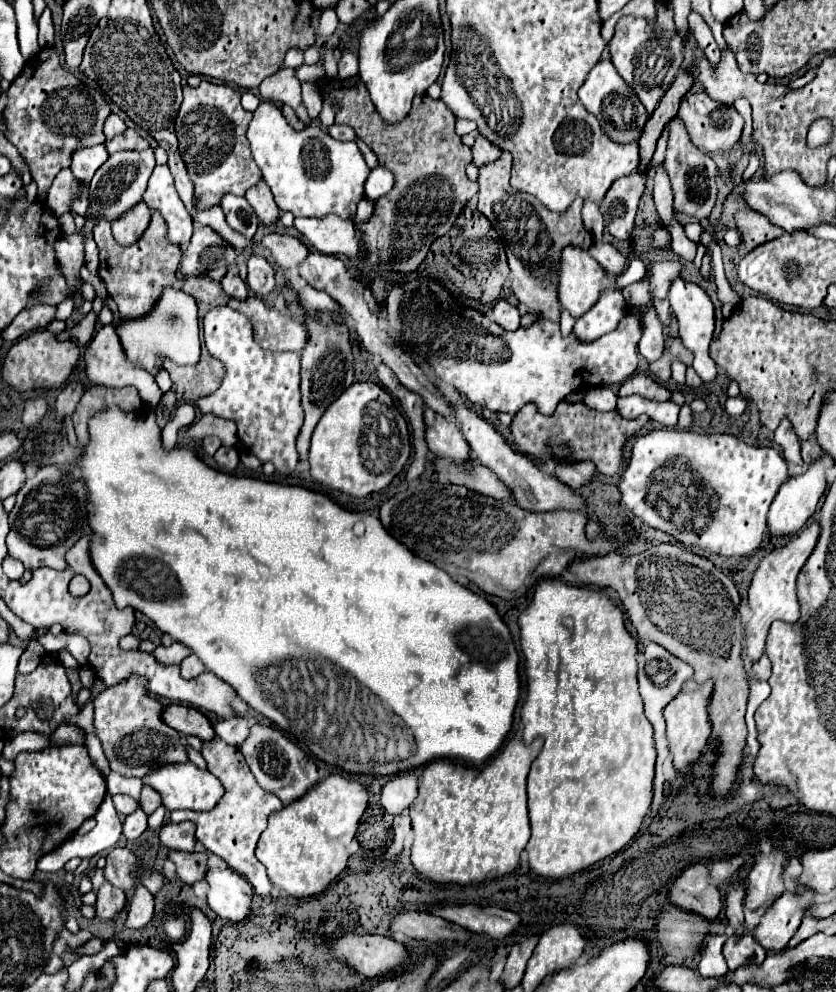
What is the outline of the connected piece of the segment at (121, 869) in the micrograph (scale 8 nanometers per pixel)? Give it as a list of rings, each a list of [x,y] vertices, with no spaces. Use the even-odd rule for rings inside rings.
[[[112,848],[106,856],[104,878],[122,890],[132,890],[136,886],[136,878],[132,878],[132,872],[138,866],[138,856],[134,856],[128,848]]]

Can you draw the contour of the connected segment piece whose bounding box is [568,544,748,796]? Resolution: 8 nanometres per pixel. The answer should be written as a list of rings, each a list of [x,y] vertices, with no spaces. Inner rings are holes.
[[[678,544],[652,546],[634,556],[608,554],[604,558],[576,560],[570,568],[582,584],[596,584],[600,588],[614,588],[628,612],[632,626],[640,638],[658,642],[676,658],[694,668],[694,680],[714,680],[714,694],[710,700],[712,734],[722,740],[718,764],[714,766],[712,792],[724,796],[734,780],[738,764],[744,758],[746,746],[746,700],[748,674],[742,660],[742,630],[738,620],[740,596],[734,582],[722,574],[708,558],[702,558]]]

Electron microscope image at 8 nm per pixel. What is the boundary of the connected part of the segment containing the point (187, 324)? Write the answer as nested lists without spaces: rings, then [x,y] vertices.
[[[166,288],[154,312],[140,320],[122,320],[118,326],[118,337],[128,360],[140,364],[150,372],[150,366],[162,366],[164,358],[180,366],[194,366],[200,360],[198,340],[198,308],[196,300],[180,290]]]

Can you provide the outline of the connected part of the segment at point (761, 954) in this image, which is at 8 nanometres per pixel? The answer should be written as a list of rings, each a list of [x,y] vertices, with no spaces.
[[[744,934],[742,938],[730,936],[728,942],[724,944],[724,954],[726,954],[728,970],[732,970],[732,972],[734,972],[734,968],[738,968],[742,964],[750,964],[750,962],[762,964],[762,960],[766,958],[766,952],[752,938],[752,934]]]

